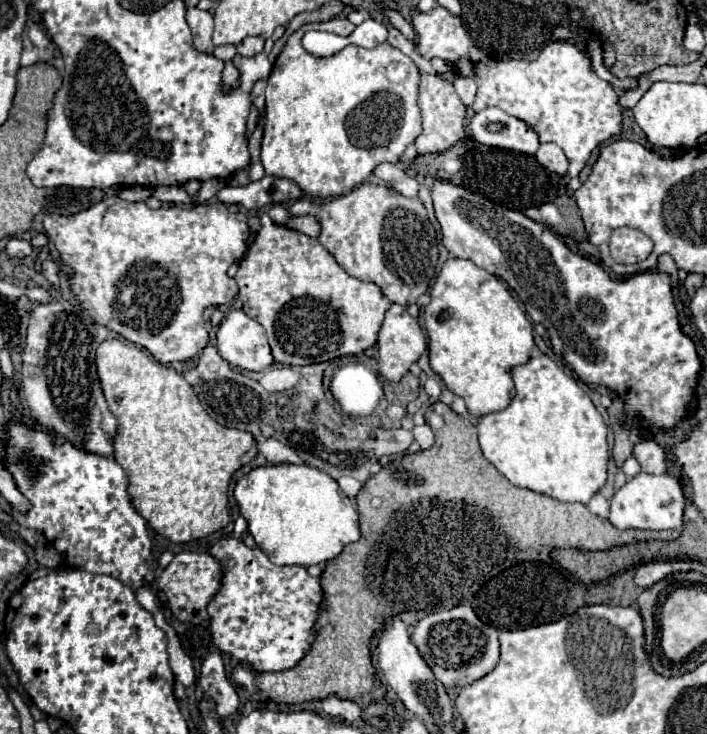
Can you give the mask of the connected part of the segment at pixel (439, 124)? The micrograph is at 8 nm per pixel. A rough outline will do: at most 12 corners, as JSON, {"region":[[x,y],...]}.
{"region":[[422,74],[418,154],[462,138],[466,106],[450,82]]}

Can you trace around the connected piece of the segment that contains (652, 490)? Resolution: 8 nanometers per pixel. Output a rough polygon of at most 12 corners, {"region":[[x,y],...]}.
{"region":[[640,472],[612,496],[608,520],[682,528],[678,478]]}

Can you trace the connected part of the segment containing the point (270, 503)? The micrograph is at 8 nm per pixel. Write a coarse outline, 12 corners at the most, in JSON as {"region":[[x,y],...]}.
{"region":[[308,464],[258,466],[234,498],[278,566],[360,538],[356,504]]}

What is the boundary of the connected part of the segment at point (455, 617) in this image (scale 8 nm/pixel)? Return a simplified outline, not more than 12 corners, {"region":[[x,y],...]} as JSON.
{"region":[[470,606],[442,608],[412,634],[450,688],[494,670],[498,630]]}

